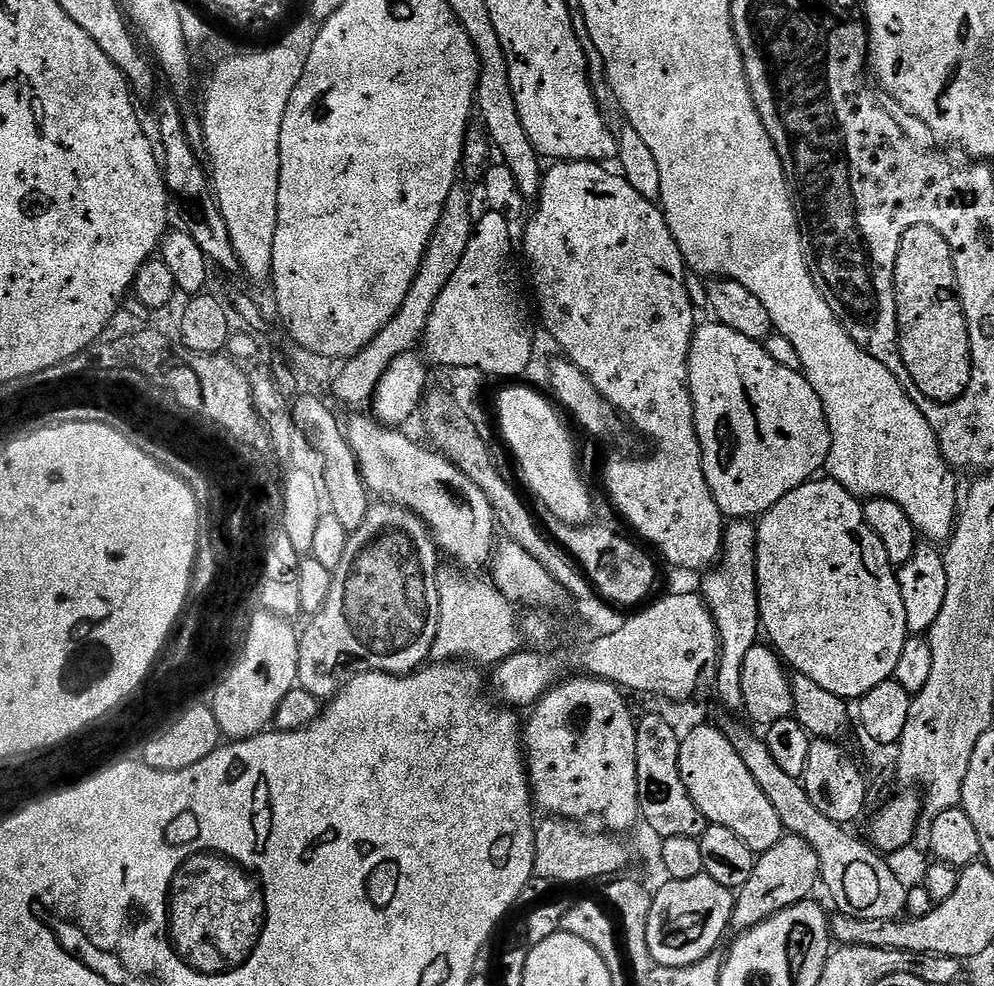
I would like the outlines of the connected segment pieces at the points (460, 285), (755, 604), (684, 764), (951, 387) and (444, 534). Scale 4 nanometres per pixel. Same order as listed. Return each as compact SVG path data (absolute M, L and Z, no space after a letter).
M485 211L473 225L466 252L450 282L442 290L427 320L422 348L434 366L478 368L487 377L512 378L531 369L536 340L528 322L528 308L520 293L520 282L512 266L512 226L503 216Z
M751 519L732 520L725 527L719 562L703 576L700 594L712 612L719 636L719 666L716 668L716 692L721 704L732 714L745 713L742 696L742 665L746 654L757 645L760 622L760 603L757 600L756 524Z
M700 724L687 733L683 733L678 754L680 777L698 810L706 817L709 824L726 826L726 830L734 830L746 846L759 854L770 850L785 836L785 830L774 806L770 806L770 798L762 794L758 782L754 782L754 774L746 770L746 762L734 750L734 746L726 738L719 727L712 724Z
M912 226L902 236L894 270L899 350L911 380L924 397L949 404L965 392L971 376L969 326L957 295L953 252L932 226Z
M371 415L352 417L344 429L365 487L375 497L415 513L427 524L437 547L464 569L487 567L496 544L495 516L486 494L470 478L438 452L424 448L399 429L387 428Z

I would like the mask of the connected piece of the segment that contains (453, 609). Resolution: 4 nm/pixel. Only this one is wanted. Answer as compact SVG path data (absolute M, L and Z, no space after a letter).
M452 572L437 577L439 620L431 659L436 662L467 660L495 666L523 649L515 607L491 583L472 582Z

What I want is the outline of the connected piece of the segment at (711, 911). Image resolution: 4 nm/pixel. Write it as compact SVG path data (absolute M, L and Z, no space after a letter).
M709 876L664 882L660 889L655 889L646 922L646 946L651 963L662 968L677 968L702 962L702 958L721 947L720 939L724 931L729 931L735 905L733 889L714 882Z

